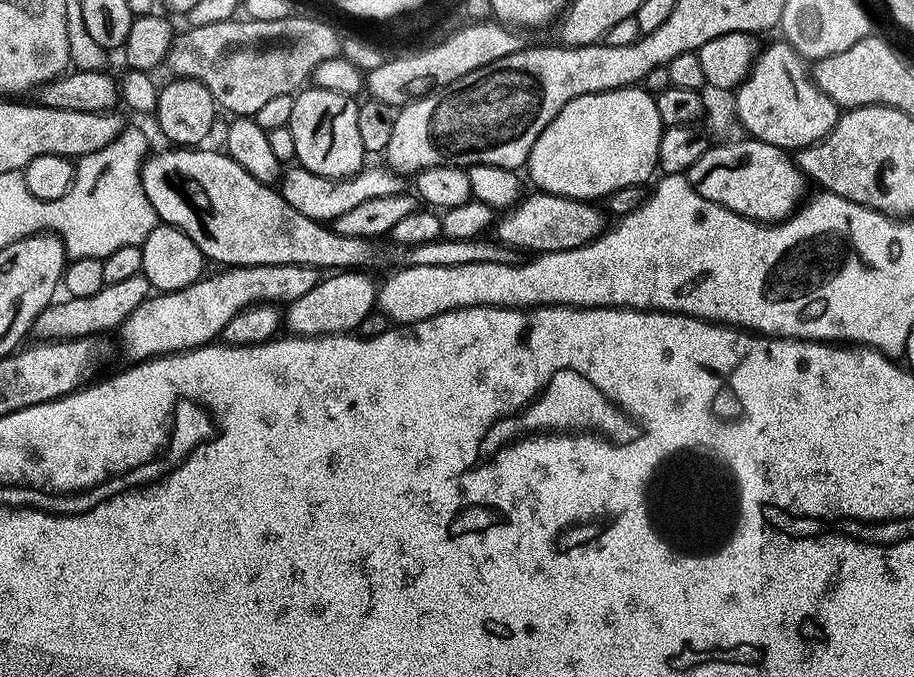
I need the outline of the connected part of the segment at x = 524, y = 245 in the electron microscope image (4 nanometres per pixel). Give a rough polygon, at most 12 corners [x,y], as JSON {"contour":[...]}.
{"contour":[[533,193],[499,217],[500,241],[536,254],[605,231],[589,201]]}

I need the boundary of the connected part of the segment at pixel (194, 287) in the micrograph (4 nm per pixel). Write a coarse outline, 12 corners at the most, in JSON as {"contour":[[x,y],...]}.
{"contour":[[311,264],[216,270],[118,329],[128,362],[213,343],[243,308],[314,290]]}

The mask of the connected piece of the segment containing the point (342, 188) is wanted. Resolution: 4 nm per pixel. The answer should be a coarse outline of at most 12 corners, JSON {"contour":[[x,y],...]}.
{"contour":[[292,166],[282,195],[298,214],[331,222],[366,198],[394,196],[401,177],[365,167],[331,180]]}

